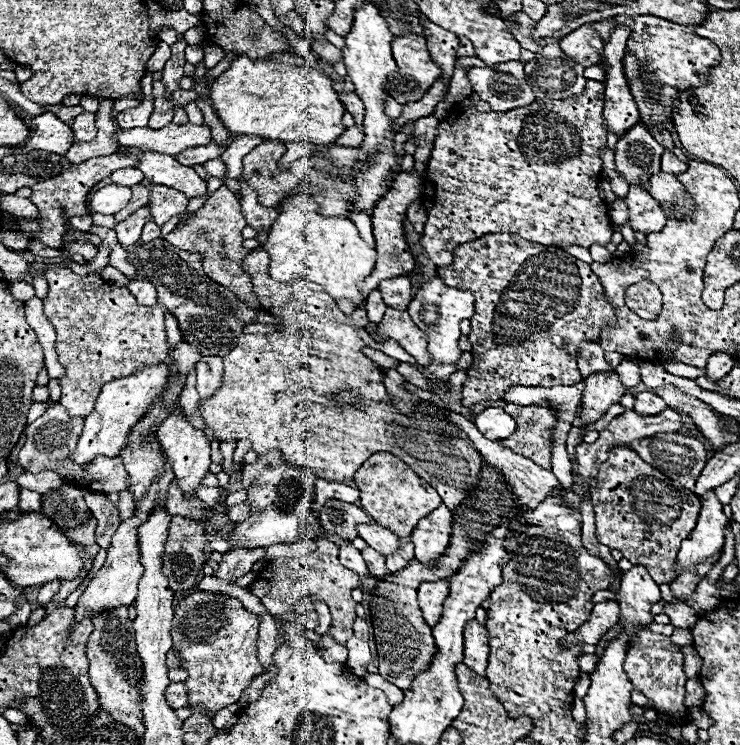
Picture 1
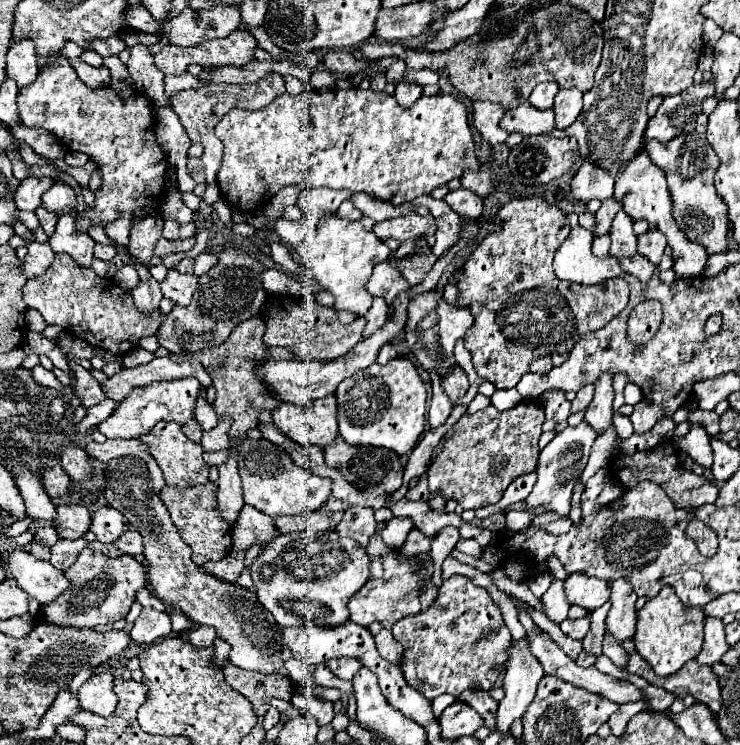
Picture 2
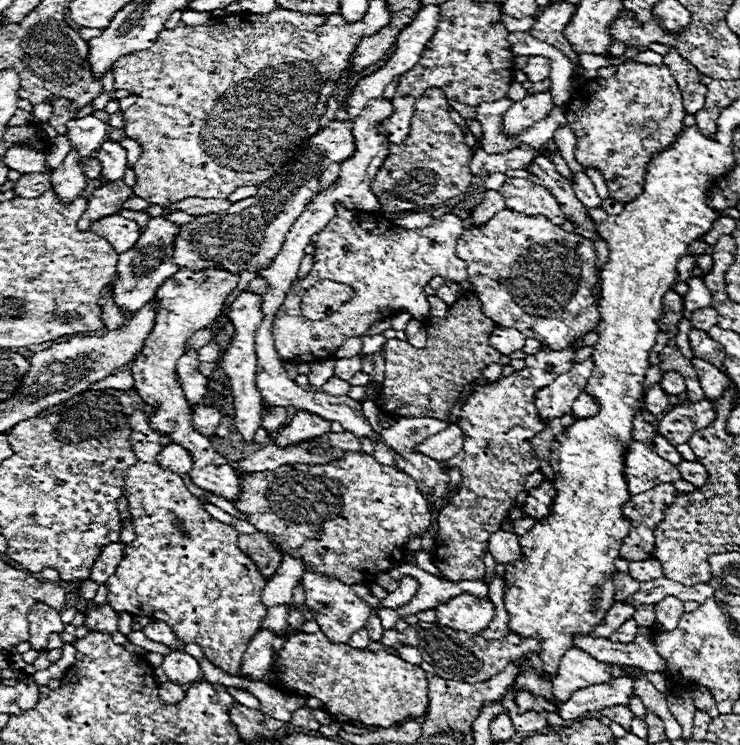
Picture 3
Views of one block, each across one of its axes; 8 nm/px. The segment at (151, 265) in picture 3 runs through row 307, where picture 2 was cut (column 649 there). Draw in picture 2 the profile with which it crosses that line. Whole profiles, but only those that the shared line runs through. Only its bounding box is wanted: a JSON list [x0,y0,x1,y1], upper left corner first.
[642,82,712,146]

